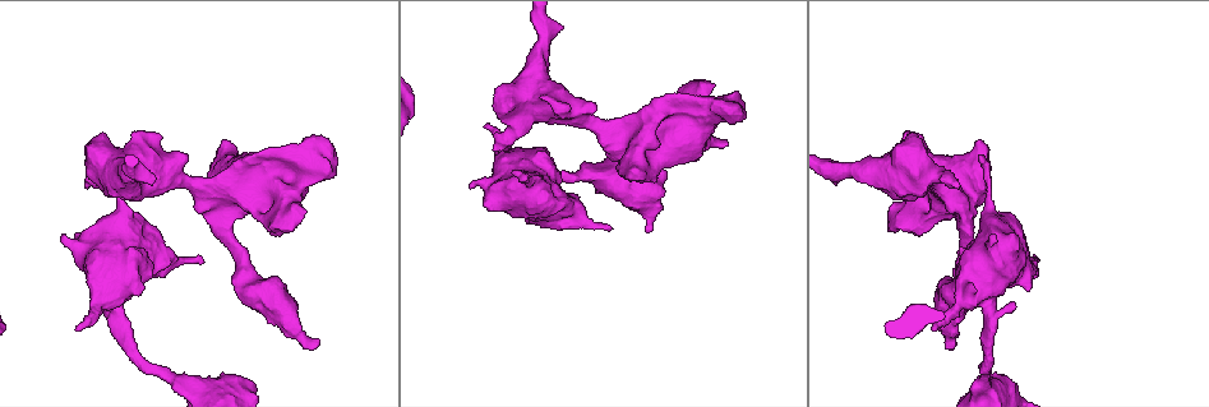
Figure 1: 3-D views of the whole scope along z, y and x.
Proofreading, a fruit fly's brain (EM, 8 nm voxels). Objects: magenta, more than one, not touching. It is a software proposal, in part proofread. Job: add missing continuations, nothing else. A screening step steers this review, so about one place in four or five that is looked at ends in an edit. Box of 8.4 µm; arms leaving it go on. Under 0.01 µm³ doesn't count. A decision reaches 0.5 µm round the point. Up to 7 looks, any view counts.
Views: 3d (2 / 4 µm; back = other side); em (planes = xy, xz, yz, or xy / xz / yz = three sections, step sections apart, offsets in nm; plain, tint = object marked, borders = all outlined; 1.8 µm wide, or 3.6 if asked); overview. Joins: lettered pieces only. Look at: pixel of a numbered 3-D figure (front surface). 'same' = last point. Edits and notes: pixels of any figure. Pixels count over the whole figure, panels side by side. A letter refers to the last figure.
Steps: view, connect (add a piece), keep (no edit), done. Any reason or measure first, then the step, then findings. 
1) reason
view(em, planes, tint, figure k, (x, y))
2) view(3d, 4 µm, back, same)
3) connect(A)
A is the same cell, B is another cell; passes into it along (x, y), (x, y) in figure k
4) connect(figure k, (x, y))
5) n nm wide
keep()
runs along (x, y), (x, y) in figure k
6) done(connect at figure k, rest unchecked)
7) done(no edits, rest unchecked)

stops while still wide
view(3d, 4 µm, figure 1, (496, 150))

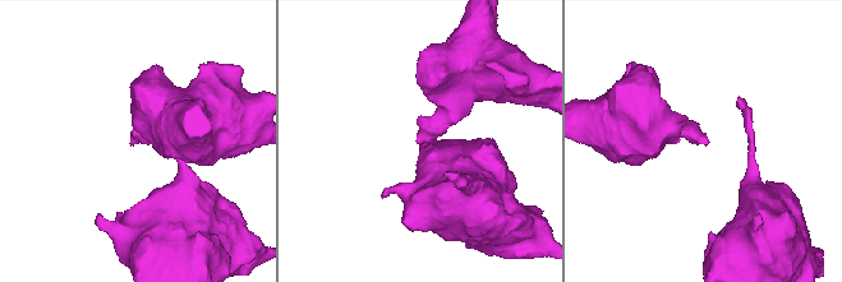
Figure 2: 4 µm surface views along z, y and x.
now the EM
view(em, xy, step 16, tint, figure 2, (706, 143))

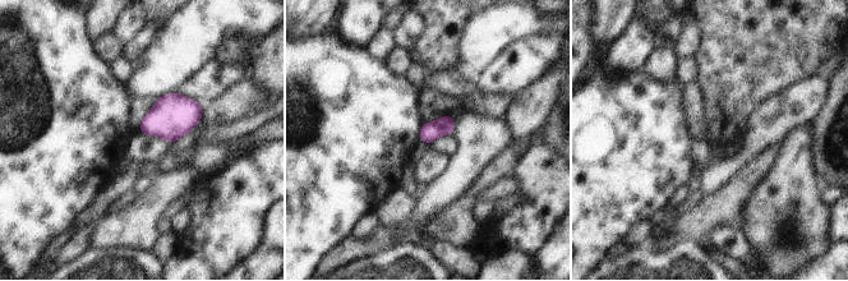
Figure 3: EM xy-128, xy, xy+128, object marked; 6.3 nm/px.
view(em, planes, borders, same)

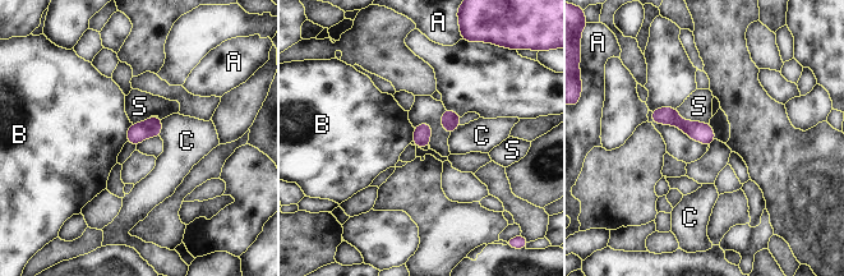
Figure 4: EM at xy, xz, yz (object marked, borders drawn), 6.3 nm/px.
keep()
A, B, C and S are other cells; border along (132, 123), (125, 141) in figure 4; no lettered piece goes on from it

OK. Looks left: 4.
view(3d, 2 µm, figure 1, (487, 125))

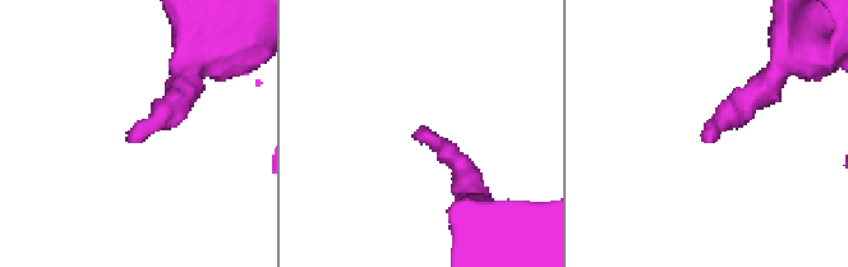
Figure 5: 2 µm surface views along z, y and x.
shape alone is not enough
view(em, xz, step 4, tint, figure 5, (414, 132))

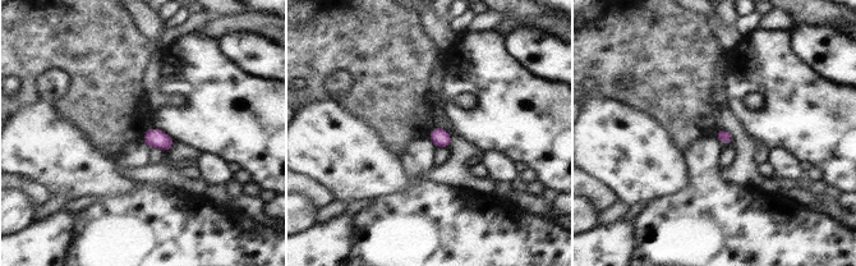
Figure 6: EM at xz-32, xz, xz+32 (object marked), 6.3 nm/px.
view(em, xy, step 4, borders, same)

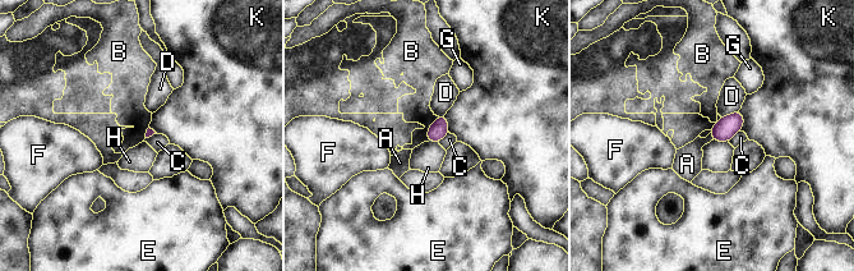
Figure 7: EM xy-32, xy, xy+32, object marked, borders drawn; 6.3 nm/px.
keep()
A, B, C, D, E, F, G, H and K are other cells; border along (438, 116), (428, 128), (426, 141) in figure 7; no lettered piece goes on from it

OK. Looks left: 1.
done(no edits, rest unchecked)

